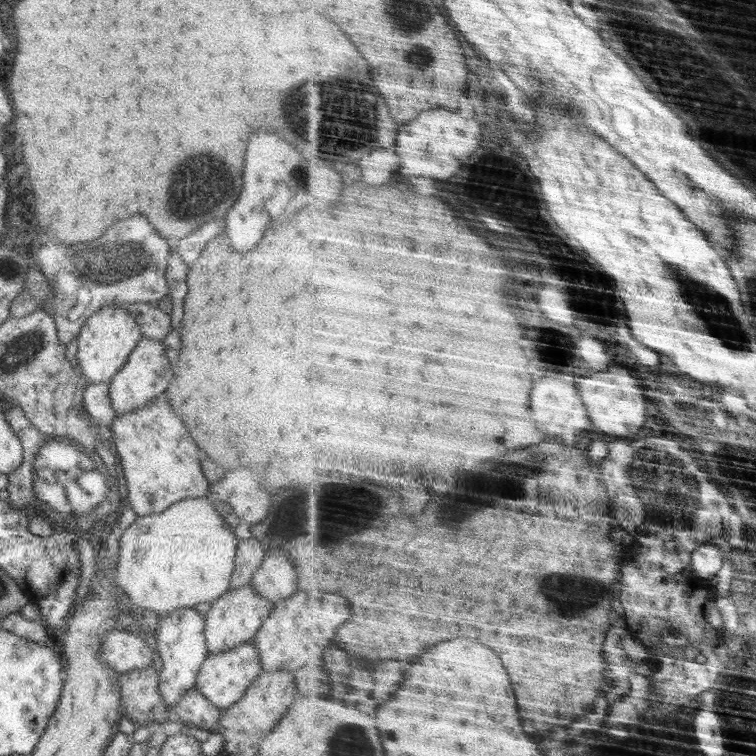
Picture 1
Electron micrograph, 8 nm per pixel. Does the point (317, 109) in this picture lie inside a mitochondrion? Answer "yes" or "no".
yes

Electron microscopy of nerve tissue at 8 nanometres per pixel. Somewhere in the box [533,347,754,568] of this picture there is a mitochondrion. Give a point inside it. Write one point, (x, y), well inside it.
(659, 486)

